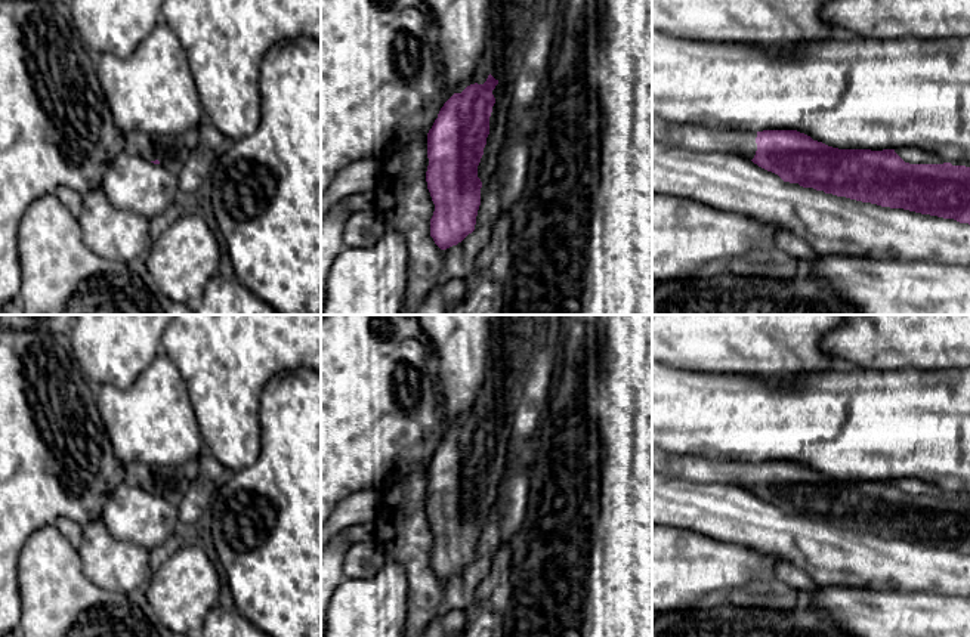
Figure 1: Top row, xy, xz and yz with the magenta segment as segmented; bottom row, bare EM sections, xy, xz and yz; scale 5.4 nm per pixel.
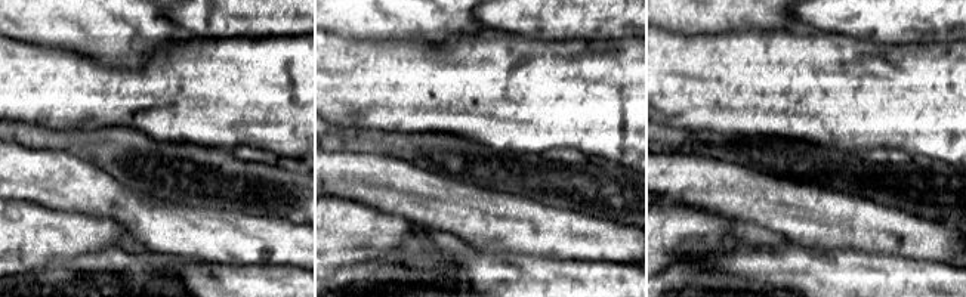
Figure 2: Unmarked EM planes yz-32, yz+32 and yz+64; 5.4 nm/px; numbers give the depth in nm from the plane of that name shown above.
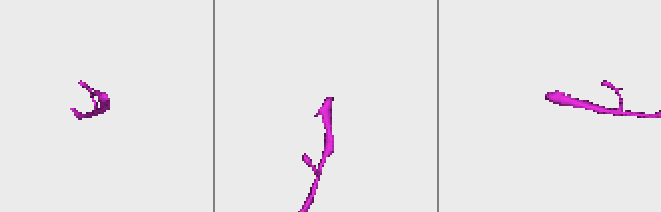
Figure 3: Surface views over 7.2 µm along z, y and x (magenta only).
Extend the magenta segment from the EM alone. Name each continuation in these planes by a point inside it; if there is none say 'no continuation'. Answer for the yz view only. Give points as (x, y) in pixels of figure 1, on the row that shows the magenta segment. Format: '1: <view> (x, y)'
1: yz (697, 138)

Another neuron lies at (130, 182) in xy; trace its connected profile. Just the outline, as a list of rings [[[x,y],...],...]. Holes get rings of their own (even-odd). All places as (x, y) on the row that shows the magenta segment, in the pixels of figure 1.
[[[127,151],[118,152],[109,163],[101,188],[114,207],[148,220],[182,197],[172,164],[154,164]]]

